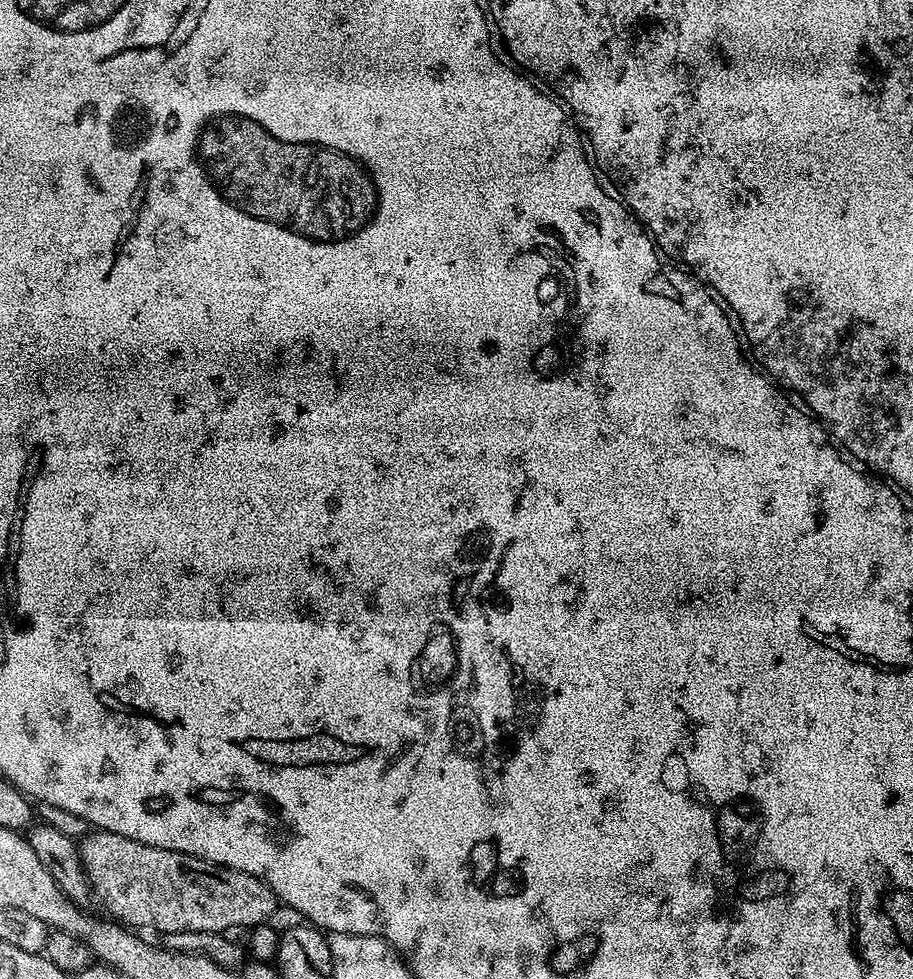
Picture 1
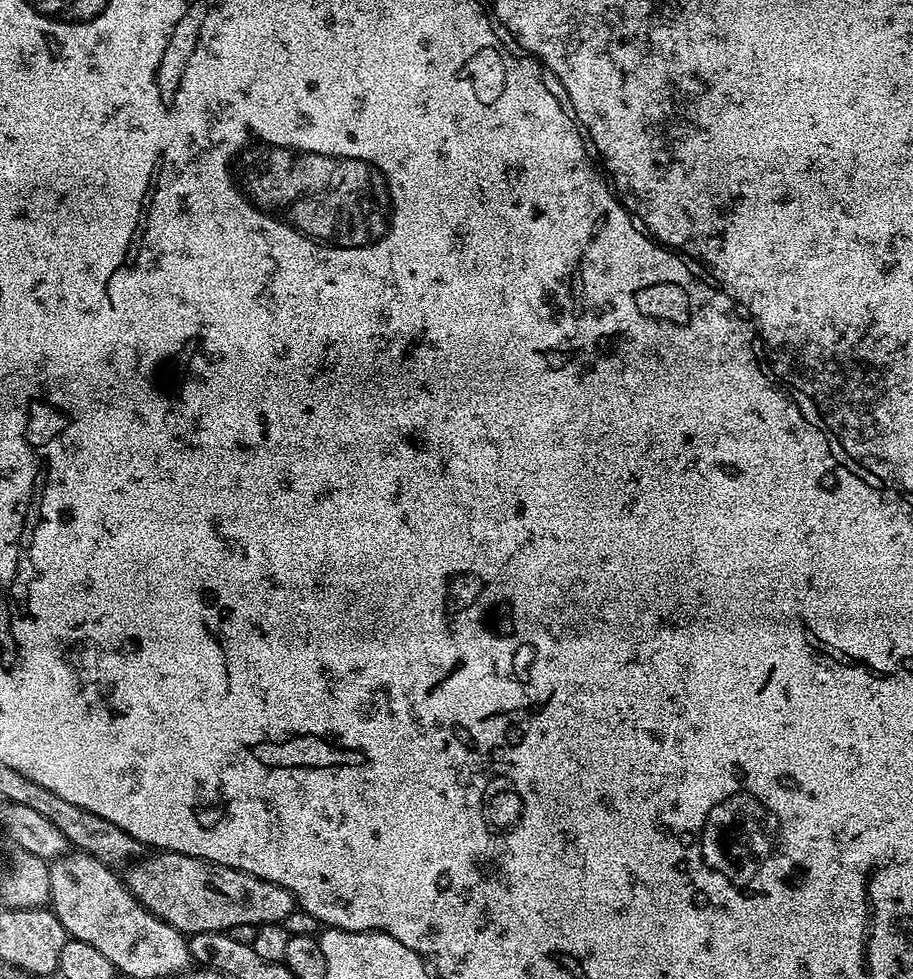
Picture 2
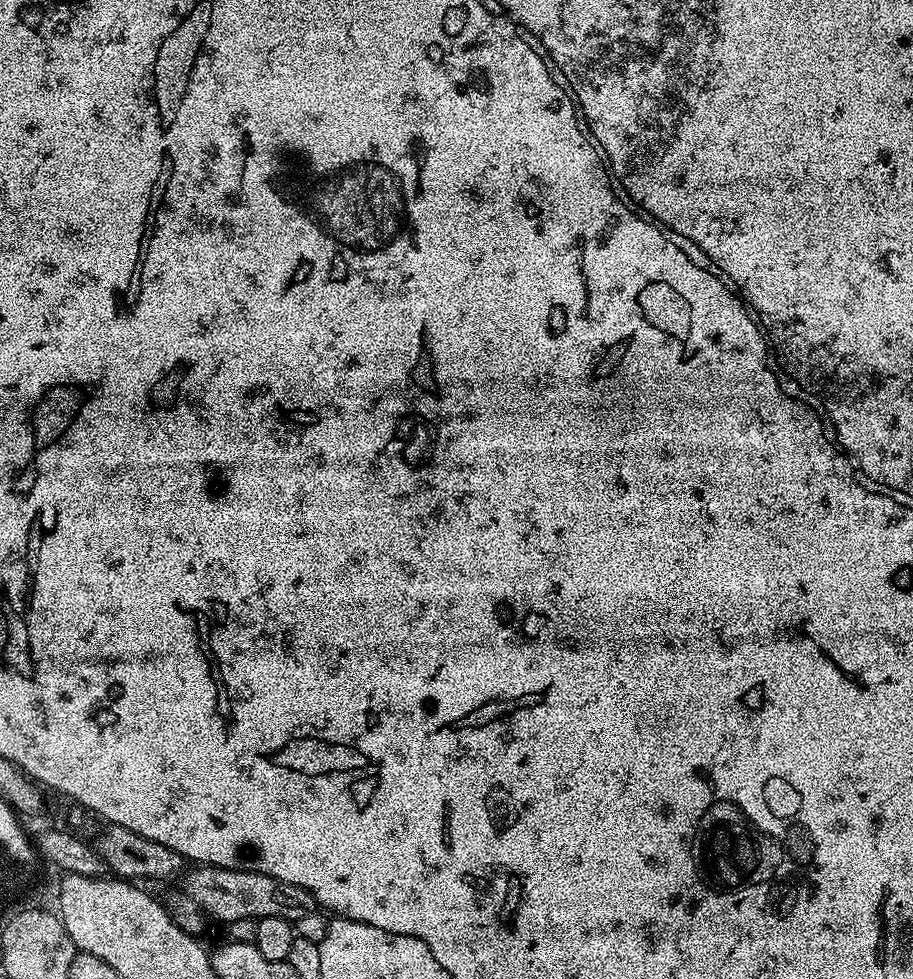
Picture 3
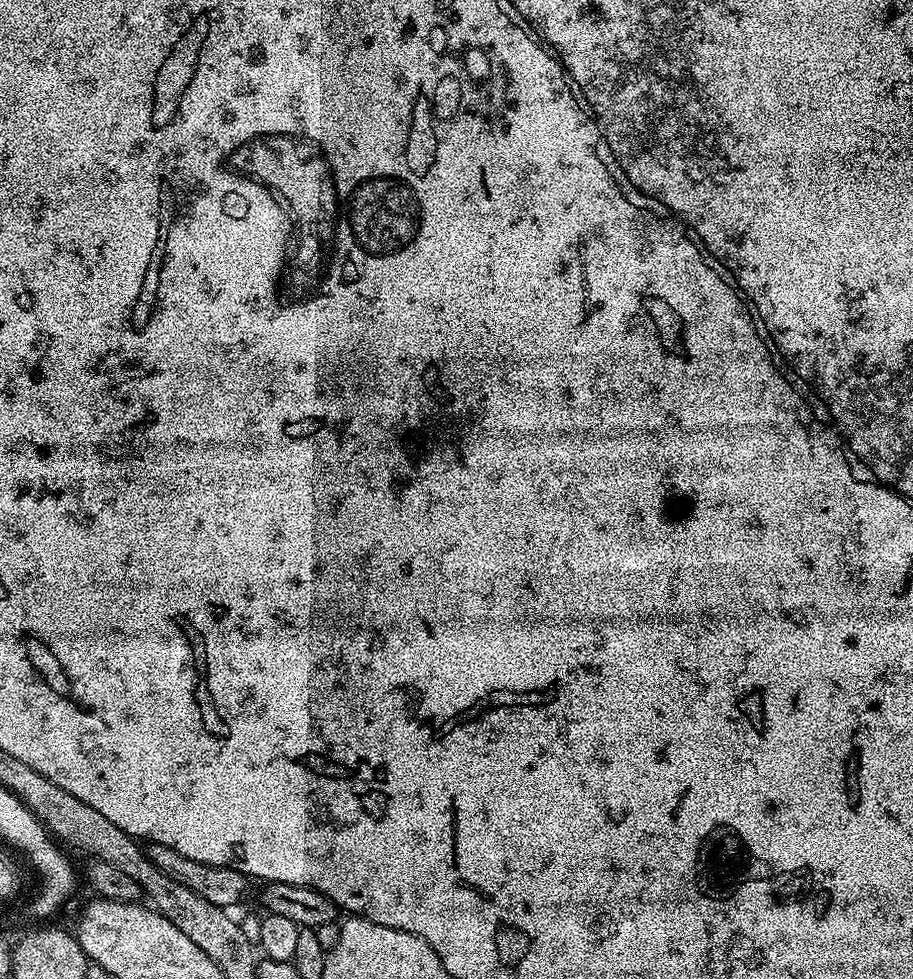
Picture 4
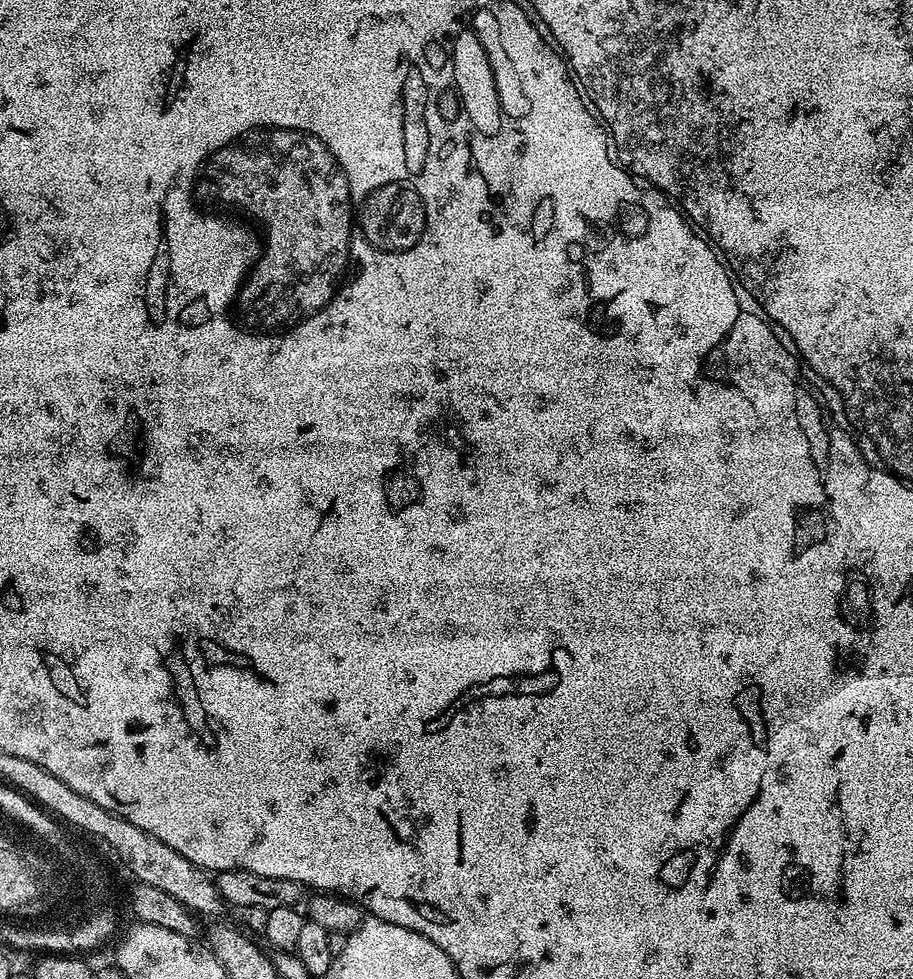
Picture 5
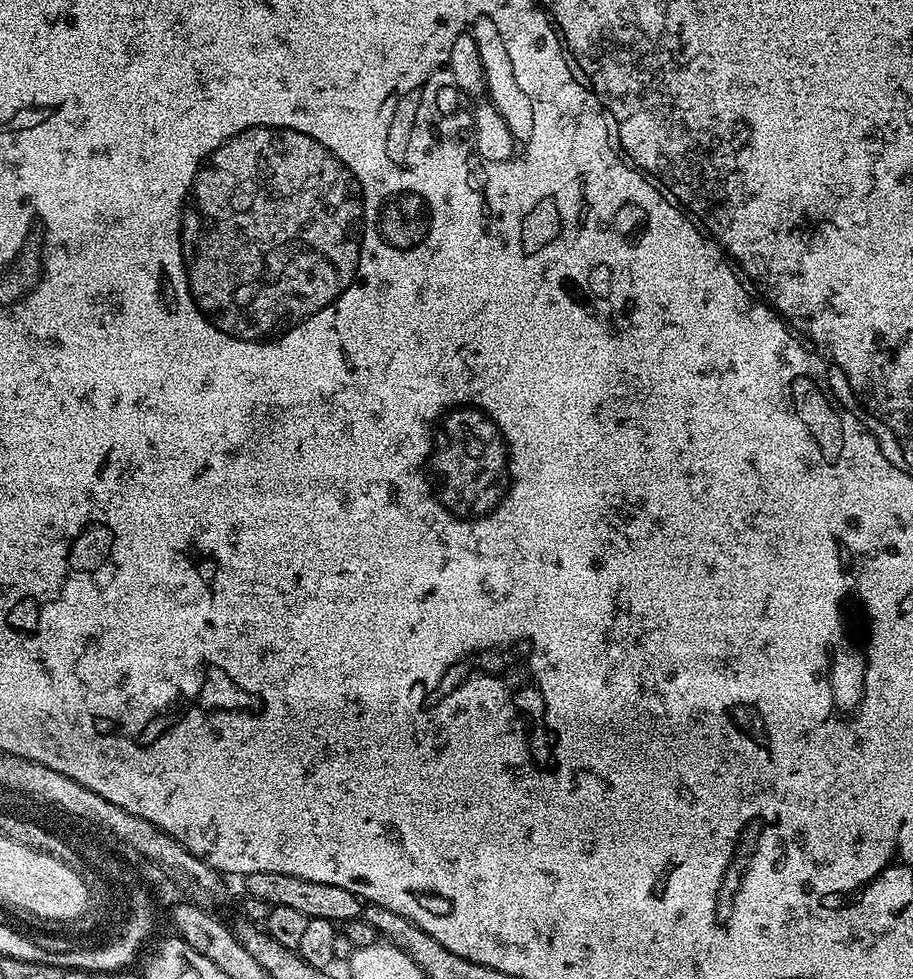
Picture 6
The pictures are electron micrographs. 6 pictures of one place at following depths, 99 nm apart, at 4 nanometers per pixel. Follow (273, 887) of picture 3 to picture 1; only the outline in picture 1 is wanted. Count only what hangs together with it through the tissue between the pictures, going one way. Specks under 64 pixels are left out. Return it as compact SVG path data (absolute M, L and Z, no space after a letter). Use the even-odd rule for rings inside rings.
M92 830L79 841L78 847L84 873L88 875L91 895L100 899L100 904L109 912L105 912L109 917L132 930L149 928L152 932L163 934L186 930L224 933L226 926L246 926L253 929L256 925L267 922L278 905L271 888L250 874L233 868L222 868L184 852L146 846L122 834Z

